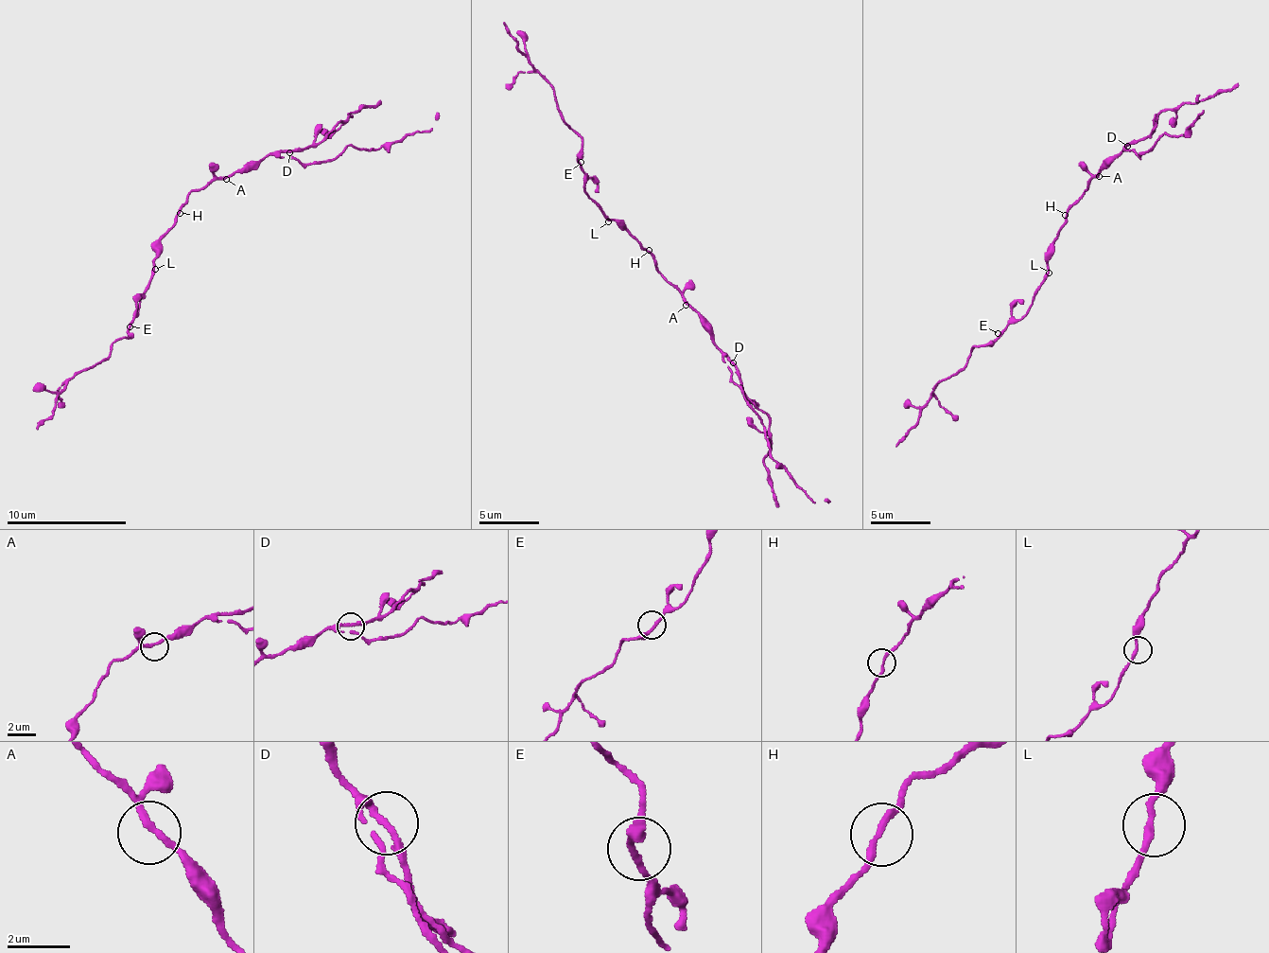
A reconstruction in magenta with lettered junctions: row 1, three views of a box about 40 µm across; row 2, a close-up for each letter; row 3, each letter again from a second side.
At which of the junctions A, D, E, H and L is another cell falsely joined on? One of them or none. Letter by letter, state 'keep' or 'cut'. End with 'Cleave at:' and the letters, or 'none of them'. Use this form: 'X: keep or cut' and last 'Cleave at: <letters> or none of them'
A: keep
D: keep
E: keep
H: keep
L: keep
Cleave at: none of them

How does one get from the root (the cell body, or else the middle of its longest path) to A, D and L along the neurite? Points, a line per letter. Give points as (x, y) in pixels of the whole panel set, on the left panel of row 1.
A: (177, 213), (195, 190), (215, 178), (226, 179)
D: (177, 213), (191, 193), (215, 178), (226, 179), (243, 167), (269, 156), (289, 153)
L: (177, 213), (177, 219), (161, 242), (155, 269)

